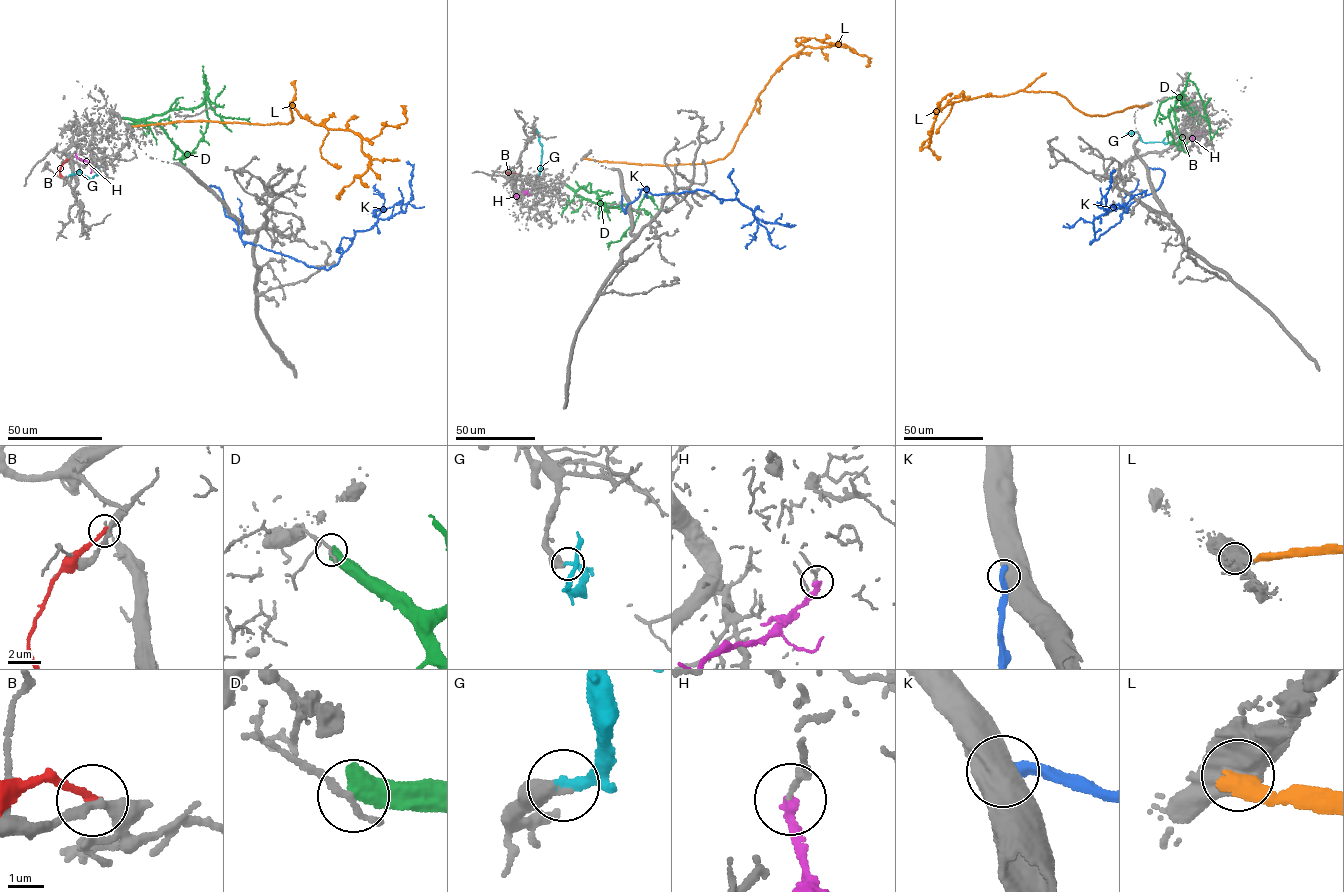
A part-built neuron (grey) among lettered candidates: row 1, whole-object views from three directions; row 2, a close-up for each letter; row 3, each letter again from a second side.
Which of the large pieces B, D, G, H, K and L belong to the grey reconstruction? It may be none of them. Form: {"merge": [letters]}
{"merge": ["G"]}

